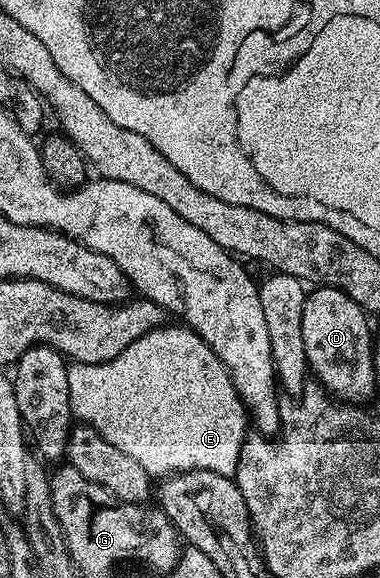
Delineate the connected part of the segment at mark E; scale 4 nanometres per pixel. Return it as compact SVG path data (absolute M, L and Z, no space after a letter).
M179 323L164 324L157 329L150 329L149 332L141 335L139 339L133 343L129 343L127 347L119 355L111 361L102 361L96 365L81 365L71 363L67 366L69 395L71 396L71 412L82 424L88 425L96 429L102 437L109 443L113 443L113 447L117 447L117 451L125 451L125 455L137 459L137 463L141 463L141 467L145 467L145 471L150 473L152 478L162 479L170 477L173 473L188 473L189 471L213 471L220 473L226 477L231 477L235 470L241 464L243 456L243 443L249 436L249 417L244 410L242 401L237 391L231 383L231 377L226 366L223 365L221 359L203 342L192 329L188 329Z

